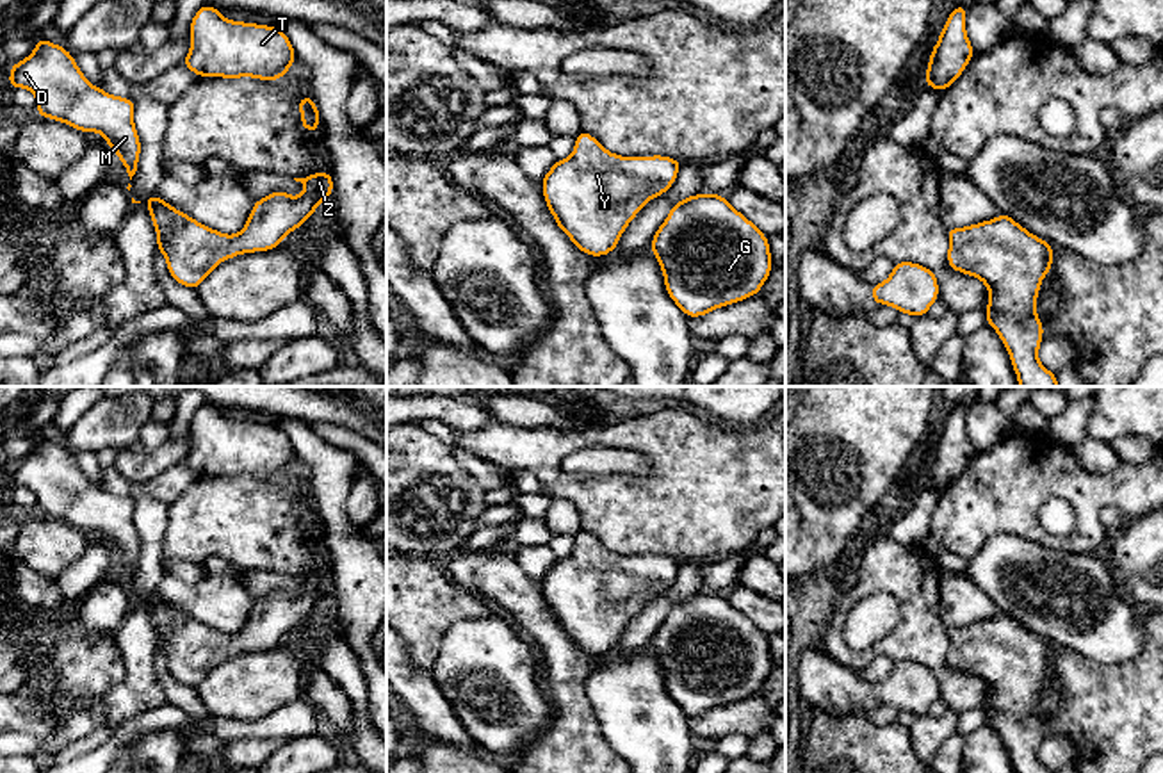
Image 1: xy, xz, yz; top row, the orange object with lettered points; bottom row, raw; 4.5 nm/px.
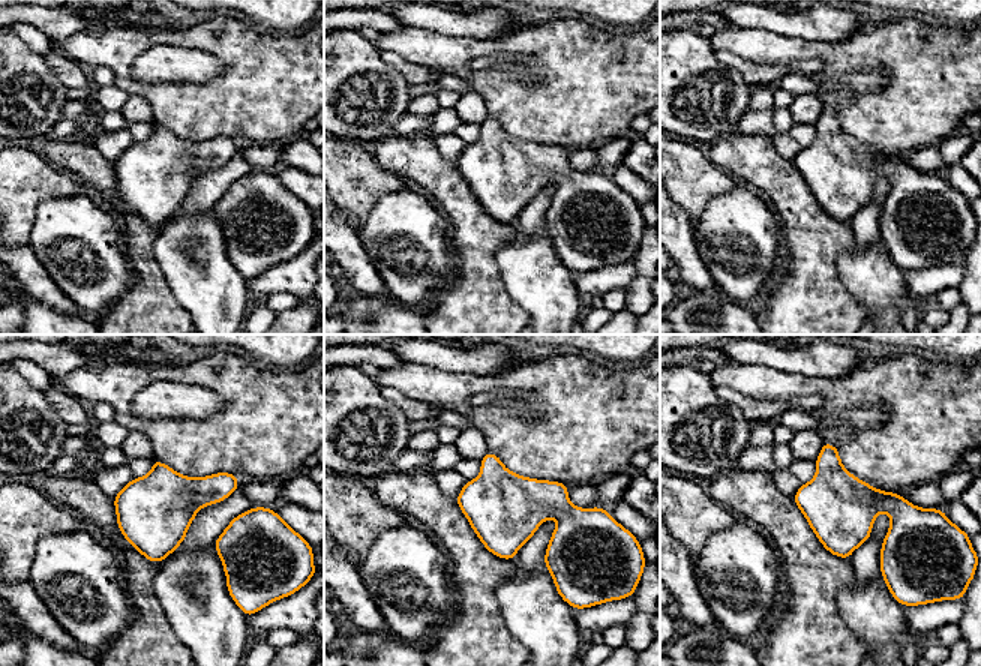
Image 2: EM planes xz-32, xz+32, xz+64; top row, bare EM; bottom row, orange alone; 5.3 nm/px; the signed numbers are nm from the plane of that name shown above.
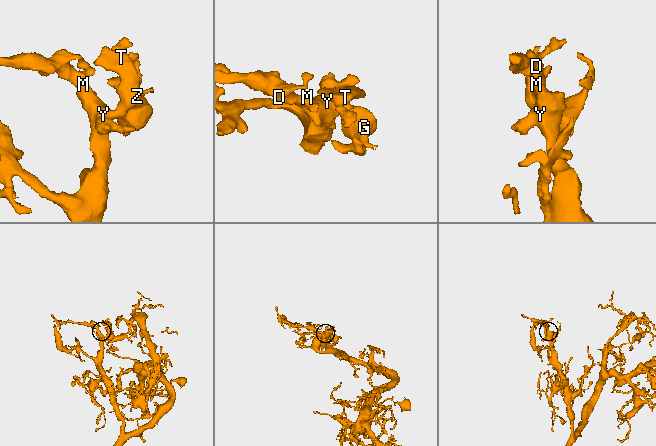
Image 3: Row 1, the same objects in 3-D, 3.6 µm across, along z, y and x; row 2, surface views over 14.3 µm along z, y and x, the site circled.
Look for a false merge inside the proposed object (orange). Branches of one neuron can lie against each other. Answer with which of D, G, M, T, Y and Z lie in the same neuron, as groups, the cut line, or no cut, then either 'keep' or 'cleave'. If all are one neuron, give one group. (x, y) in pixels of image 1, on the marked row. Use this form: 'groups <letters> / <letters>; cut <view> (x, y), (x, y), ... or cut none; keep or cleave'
groups D G M T Y Z; cut none; keep

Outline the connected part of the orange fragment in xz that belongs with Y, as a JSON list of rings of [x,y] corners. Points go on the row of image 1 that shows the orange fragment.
[[[581,130],[573,153],[554,162],[541,191],[557,228],[575,248],[606,256],[618,248],[636,214],[675,183],[680,166],[680,160],[663,155],[614,155]]]

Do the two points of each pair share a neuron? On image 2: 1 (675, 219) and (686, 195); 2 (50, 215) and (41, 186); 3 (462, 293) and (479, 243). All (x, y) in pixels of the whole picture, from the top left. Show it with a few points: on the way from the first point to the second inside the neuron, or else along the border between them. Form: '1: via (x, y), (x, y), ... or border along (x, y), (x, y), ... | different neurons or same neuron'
1: border along (675, 203), (692, 222) | different neurons
2: border along (80, 192), (45, 198), (36, 209), (30, 230) | different neurons
3: via (474, 281), (479, 276), (479, 255) | same neuron

